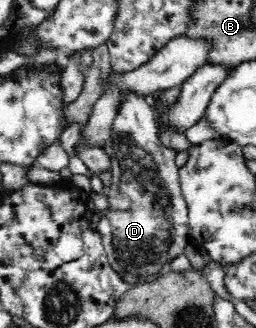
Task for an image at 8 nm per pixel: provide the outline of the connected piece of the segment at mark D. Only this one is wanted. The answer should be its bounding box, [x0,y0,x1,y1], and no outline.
[96,93,190,285]

